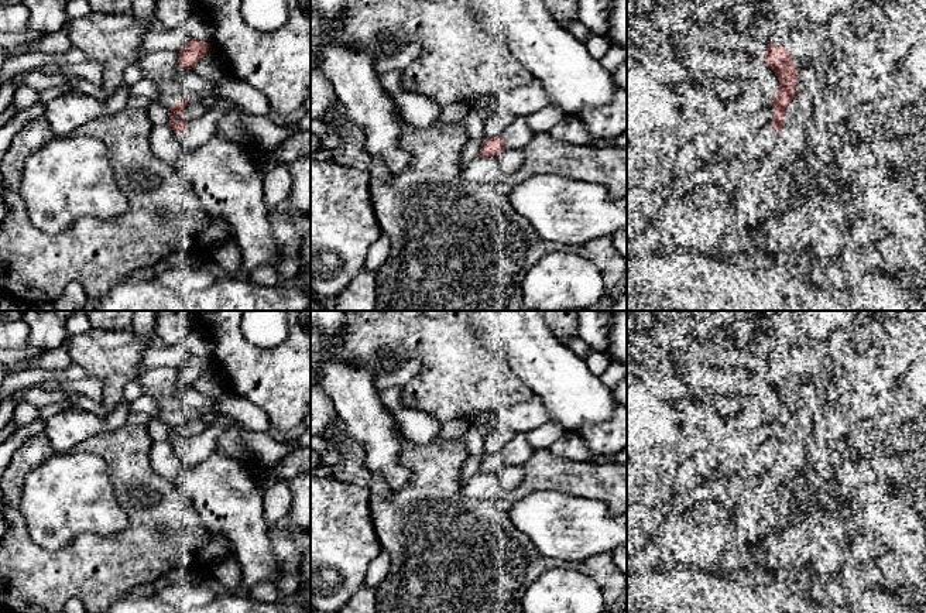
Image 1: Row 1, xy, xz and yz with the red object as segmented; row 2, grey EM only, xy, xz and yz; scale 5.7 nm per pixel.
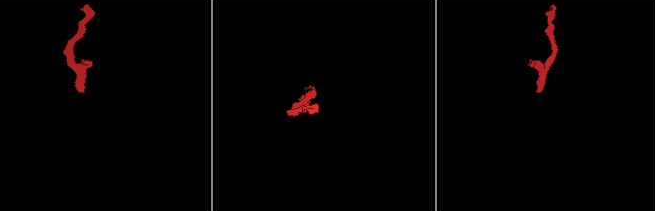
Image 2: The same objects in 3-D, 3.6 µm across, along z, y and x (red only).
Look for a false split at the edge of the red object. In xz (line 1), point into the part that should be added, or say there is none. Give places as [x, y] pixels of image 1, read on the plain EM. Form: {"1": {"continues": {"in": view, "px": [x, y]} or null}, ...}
{"1": {"continues": {"in": "xz", "px": [518, 452]}}}

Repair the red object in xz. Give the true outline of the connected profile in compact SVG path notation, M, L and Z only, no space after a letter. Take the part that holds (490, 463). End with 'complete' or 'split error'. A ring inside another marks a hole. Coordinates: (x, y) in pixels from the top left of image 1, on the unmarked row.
M515 434L500 453L484 455L479 473L493 473L504 465L525 466L532 460L535 452L536 449L528 441L528 434Z; split error

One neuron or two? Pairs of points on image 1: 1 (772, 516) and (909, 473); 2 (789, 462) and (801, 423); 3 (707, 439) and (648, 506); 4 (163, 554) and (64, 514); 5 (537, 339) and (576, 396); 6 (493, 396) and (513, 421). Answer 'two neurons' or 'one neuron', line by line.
1: one neuron
2: one neuron
3: one neuron
4: two neurons
5: one neuron
6: two neurons

